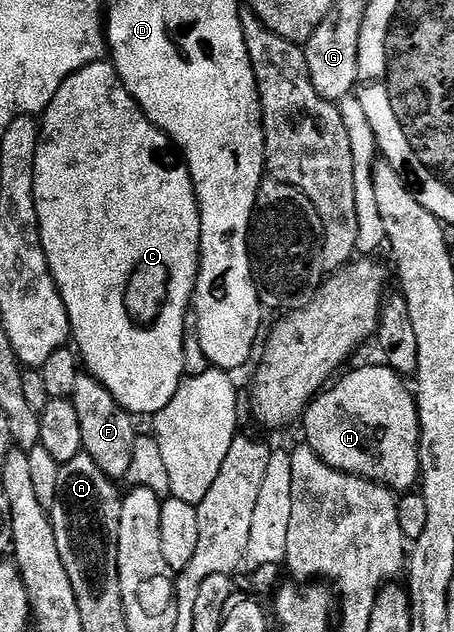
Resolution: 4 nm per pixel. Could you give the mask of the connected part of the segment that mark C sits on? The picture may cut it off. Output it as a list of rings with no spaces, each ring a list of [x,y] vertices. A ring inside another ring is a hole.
[[[98,61],[96,63],[88,63],[83,69],[79,69],[75,73],[71,73],[71,77],[67,77],[67,81],[63,81],[63,85],[59,85],[59,93],[55,93],[55,97],[51,97],[51,105],[47,105],[45,114],[39,119],[39,134],[37,137],[37,148],[35,149],[35,213],[39,221],[39,233],[41,234],[41,244],[43,245],[43,253],[47,257],[47,265],[51,269],[51,277],[55,281],[55,285],[61,294],[63,305],[67,309],[67,317],[69,318],[69,334],[71,336],[72,346],[75,348],[84,370],[88,374],[95,376],[100,383],[105,386],[107,393],[111,393],[111,397],[115,397],[115,401],[119,401],[119,405],[128,411],[134,417],[146,415],[152,417],[157,415],[167,405],[167,401],[171,401],[171,397],[175,397],[175,389],[179,389],[183,371],[183,339],[184,339],[184,319],[185,315],[191,311],[191,300],[193,290],[197,288],[197,269],[201,266],[201,214],[199,213],[199,205],[197,204],[197,194],[193,188],[193,178],[188,167],[185,166],[182,156],[171,146],[171,140],[164,131],[157,128],[141,112],[141,106],[131,97],[131,93],[127,93],[127,89],[121,83],[121,78],[117,75],[117,71],[113,68],[112,62]]]

